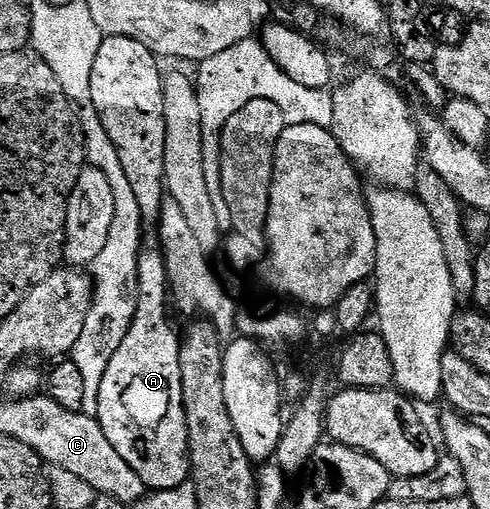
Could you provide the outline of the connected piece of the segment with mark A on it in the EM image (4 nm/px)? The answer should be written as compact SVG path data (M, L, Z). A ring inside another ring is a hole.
M106 36L97 49L97 61L93 61L93 73L87 84L93 97L93 105L97 109L97 117L101 117L101 125L105 125L105 133L109 133L109 141L117 145L117 157L121 157L121 166L125 169L125 177L137 196L137 205L141 205L141 217L144 230L143 243L139 246L139 300L135 306L135 316L131 322L129 333L125 333L125 341L121 341L117 353L109 360L109 369L105 369L105 377L101 377L101 393L99 394L99 410L97 418L105 437L109 437L109 445L121 453L125 465L141 477L144 488L152 492L168 491L188 482L191 473L191 457L189 437L187 436L187 418L183 408L181 393L181 361L179 360L180 332L174 331L167 324L167 262L163 256L163 246L159 243L159 226L161 209L165 198L165 105L163 104L164 72L159 72L160 60L141 41L133 41L129 37Z

